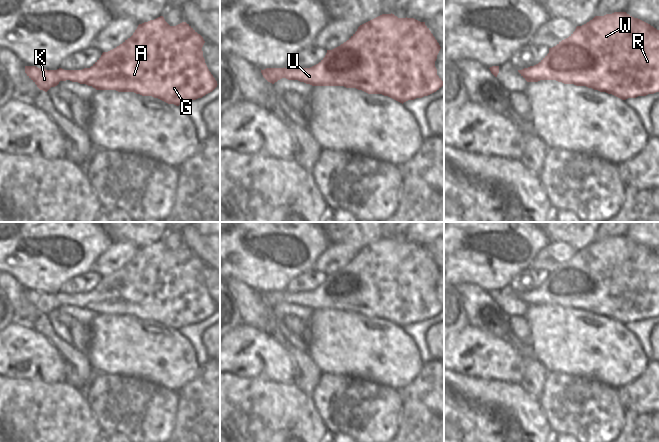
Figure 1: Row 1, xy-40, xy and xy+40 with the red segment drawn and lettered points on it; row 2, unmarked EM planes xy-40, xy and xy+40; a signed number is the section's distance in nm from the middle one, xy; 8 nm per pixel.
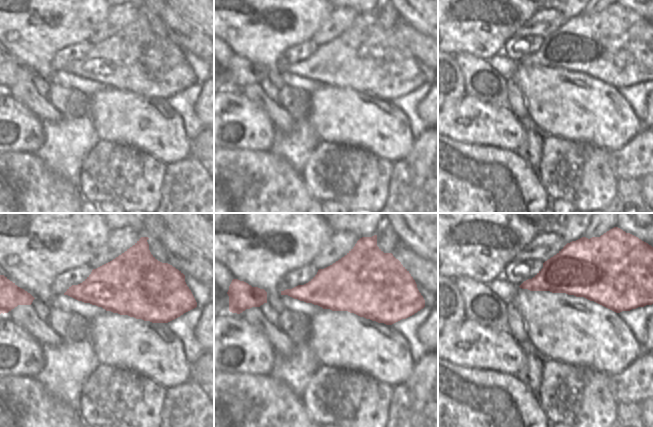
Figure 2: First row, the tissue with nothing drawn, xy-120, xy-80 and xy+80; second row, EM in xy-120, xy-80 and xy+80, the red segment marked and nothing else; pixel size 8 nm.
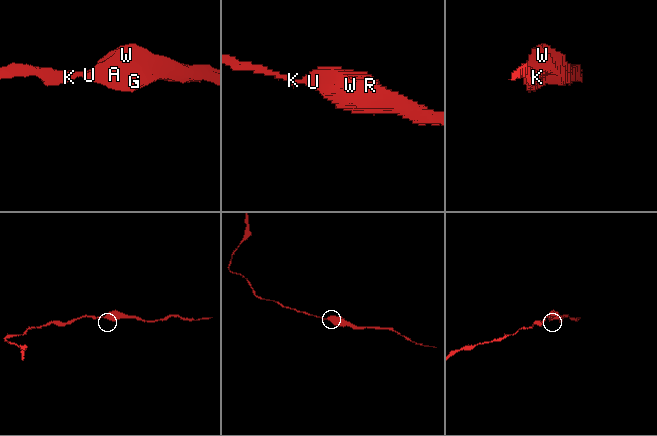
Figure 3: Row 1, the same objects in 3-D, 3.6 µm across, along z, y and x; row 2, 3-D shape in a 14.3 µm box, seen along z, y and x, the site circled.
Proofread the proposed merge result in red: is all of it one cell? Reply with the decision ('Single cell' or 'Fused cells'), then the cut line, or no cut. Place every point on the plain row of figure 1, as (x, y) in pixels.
Single cell. No split

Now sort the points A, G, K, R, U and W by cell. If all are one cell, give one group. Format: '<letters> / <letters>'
A G K R U W

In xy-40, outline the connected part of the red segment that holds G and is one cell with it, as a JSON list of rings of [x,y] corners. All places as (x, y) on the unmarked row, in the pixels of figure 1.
[[[160,240],[139,248],[130,262],[116,272],[103,276],[90,292],[46,294],[25,290],[25,297],[45,316],[57,310],[60,305],[70,304],[92,310],[96,314],[134,316],[179,330],[184,326],[202,322],[218,309],[205,287],[202,275],[204,267],[203,261],[186,246],[170,250],[164,241]]]

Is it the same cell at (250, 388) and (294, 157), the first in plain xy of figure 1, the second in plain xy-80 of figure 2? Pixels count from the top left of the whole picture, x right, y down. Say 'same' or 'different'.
different

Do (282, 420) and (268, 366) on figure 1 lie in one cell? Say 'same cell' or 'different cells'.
different cells

